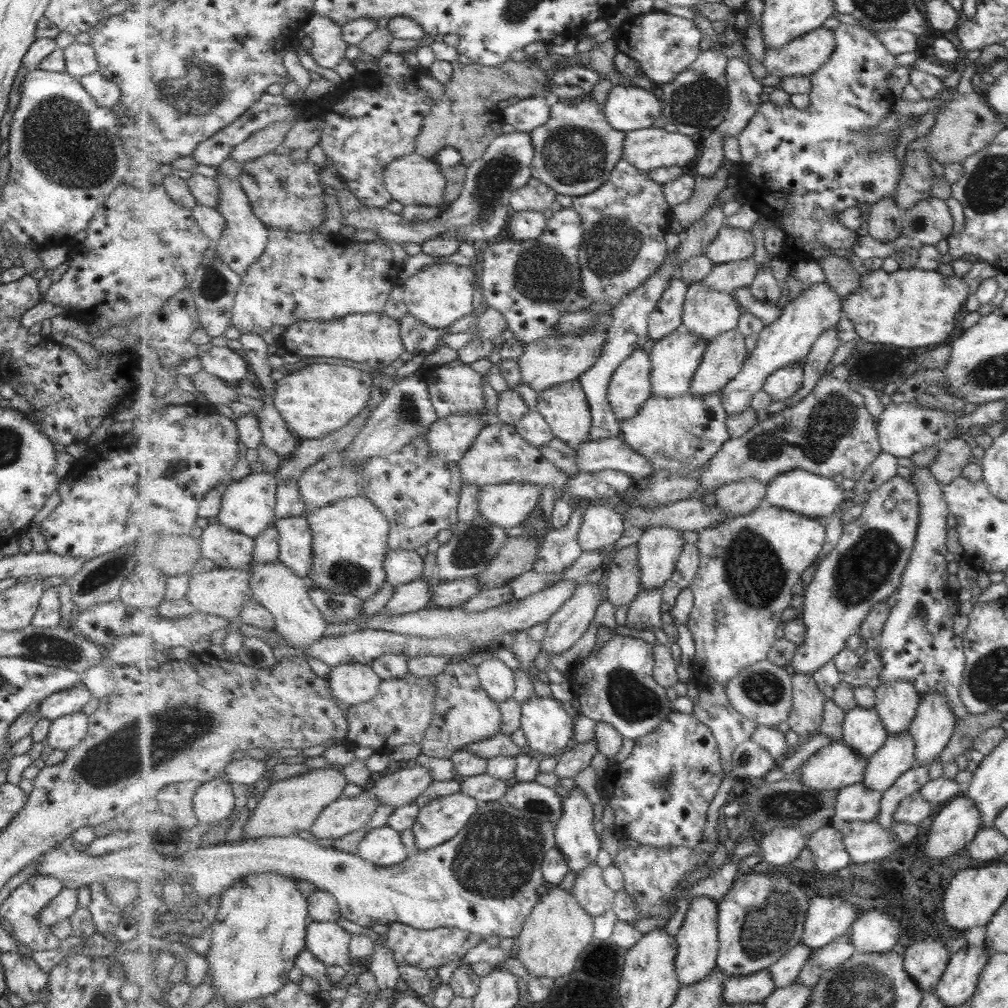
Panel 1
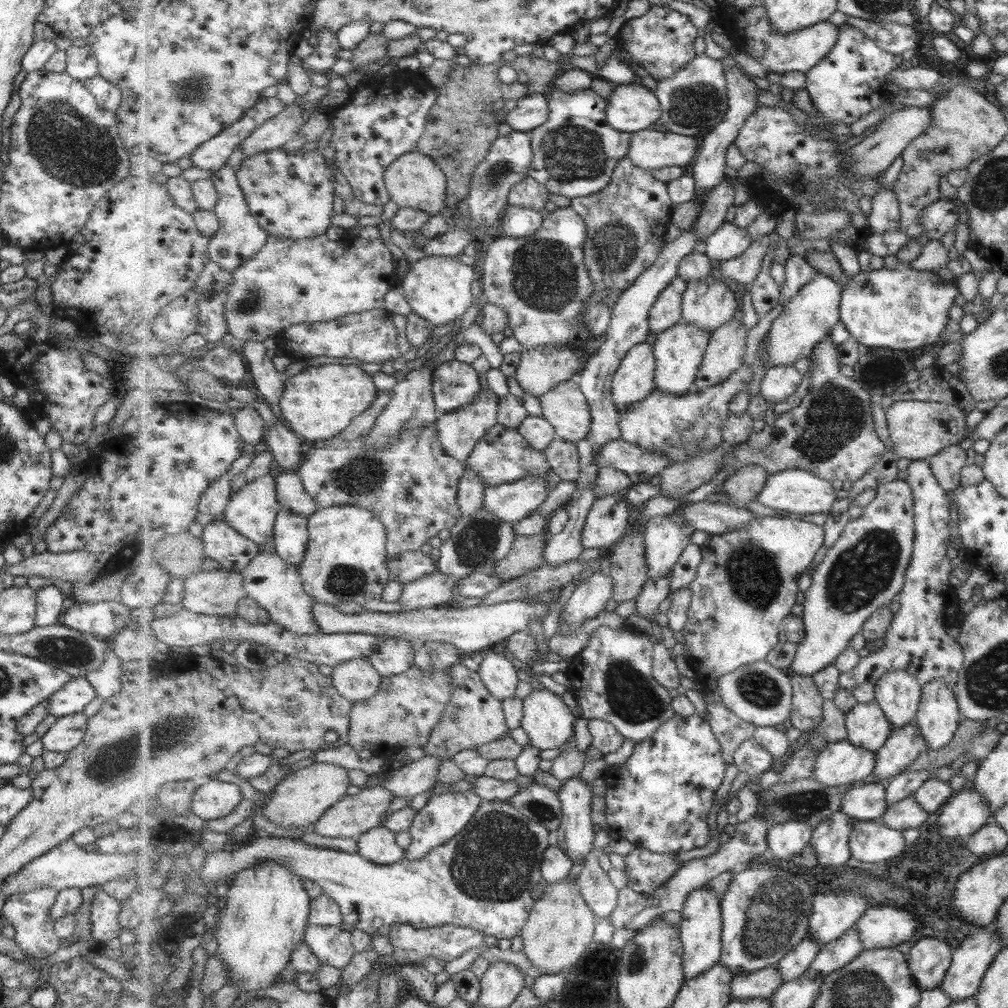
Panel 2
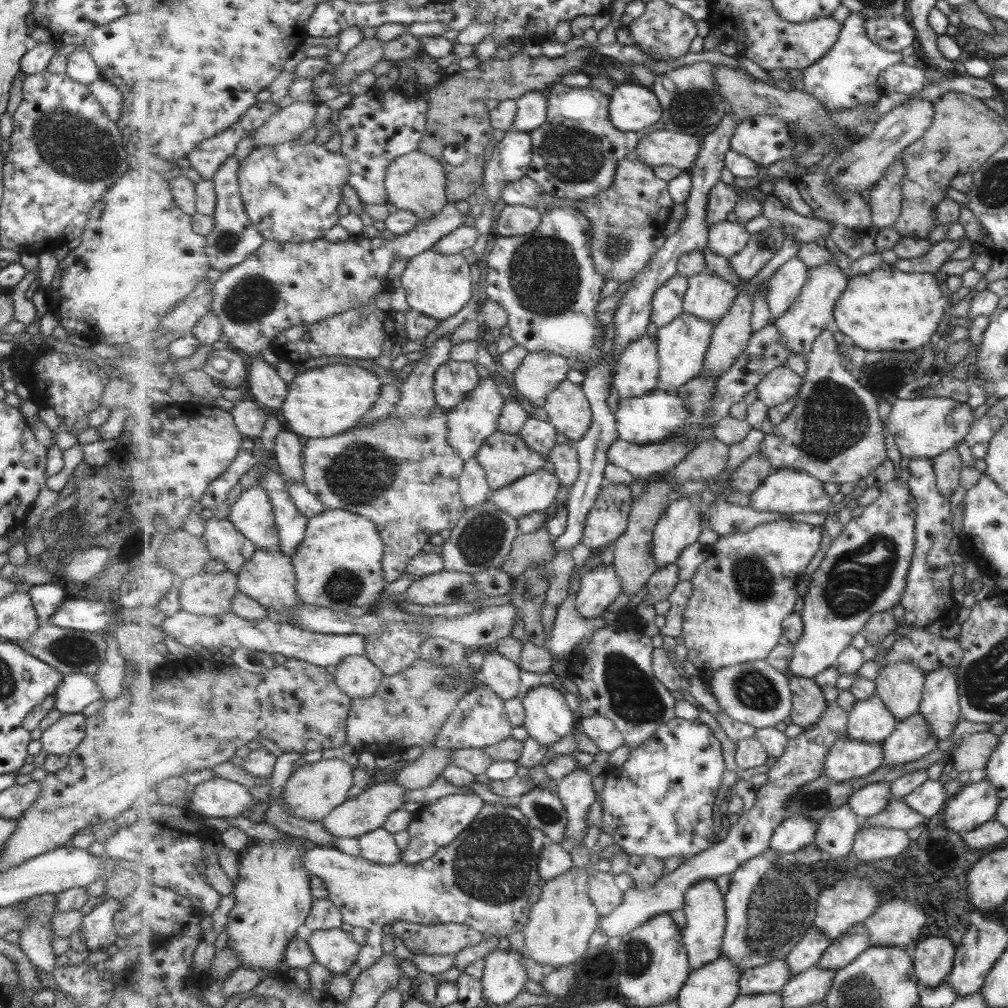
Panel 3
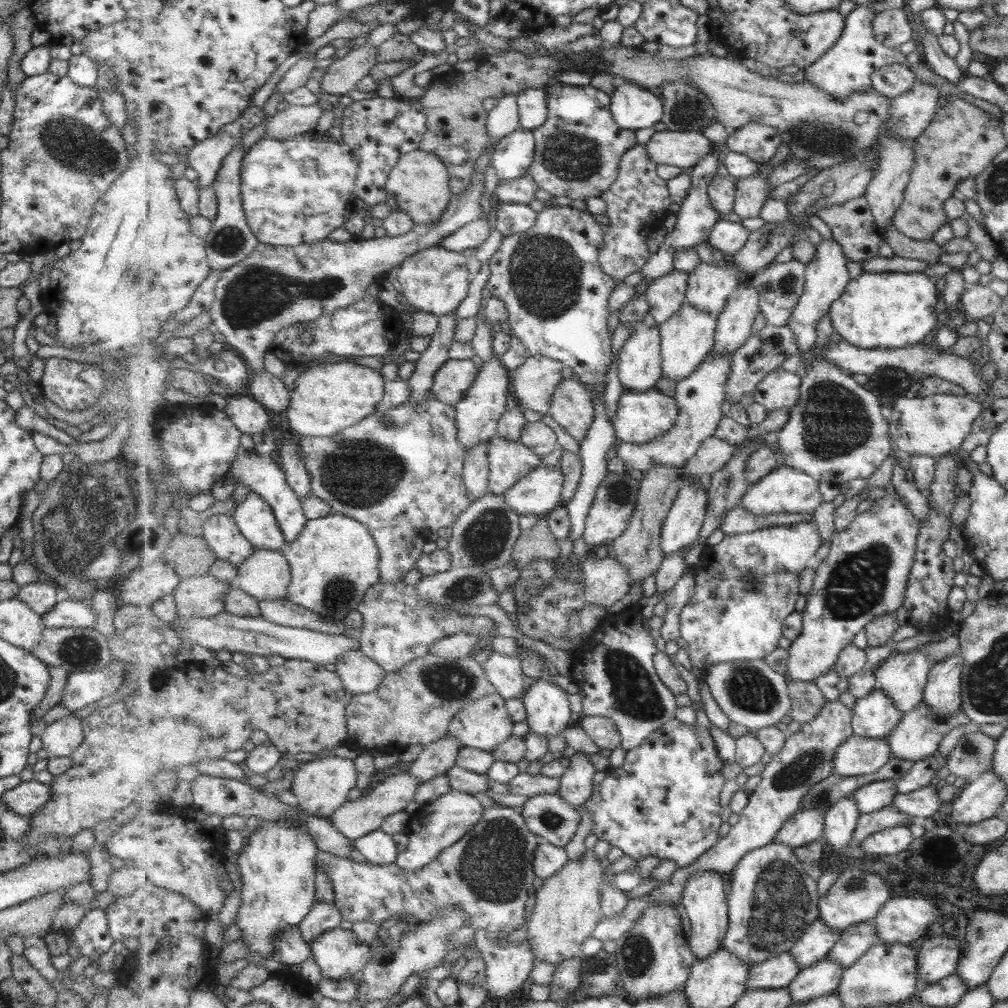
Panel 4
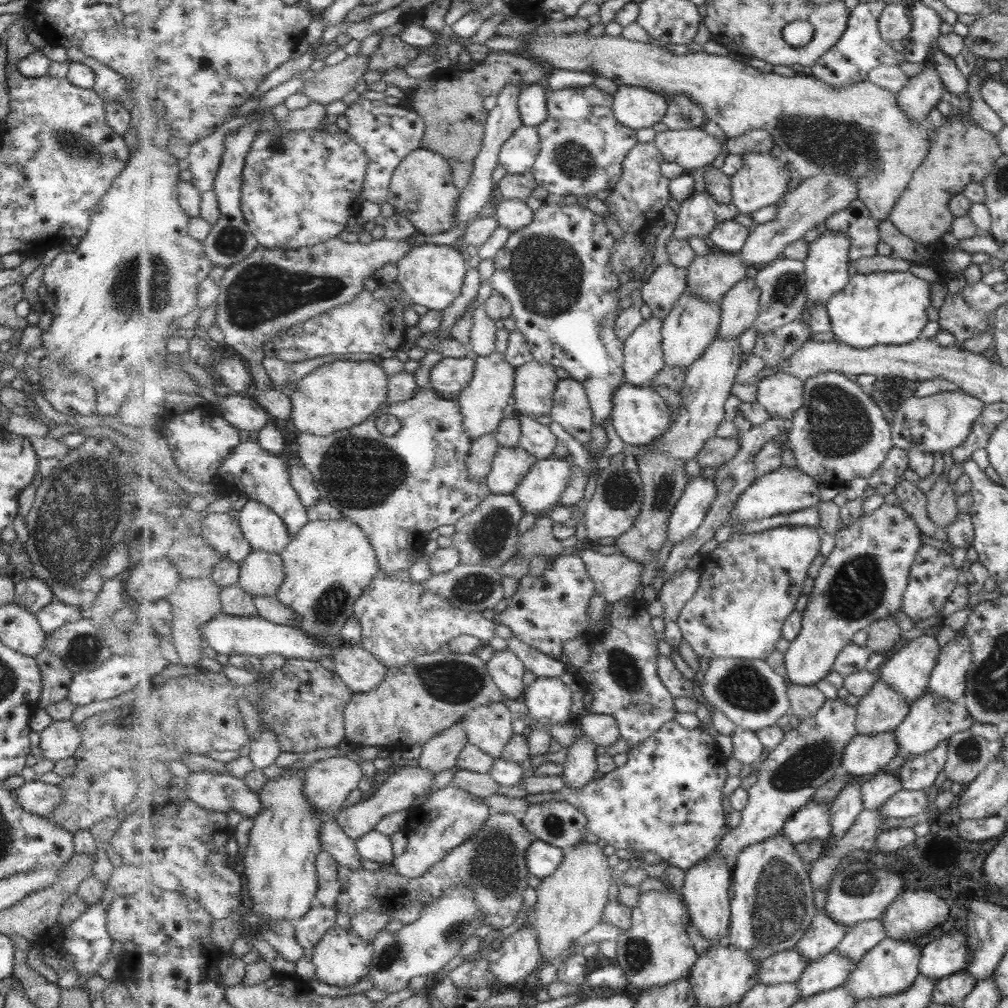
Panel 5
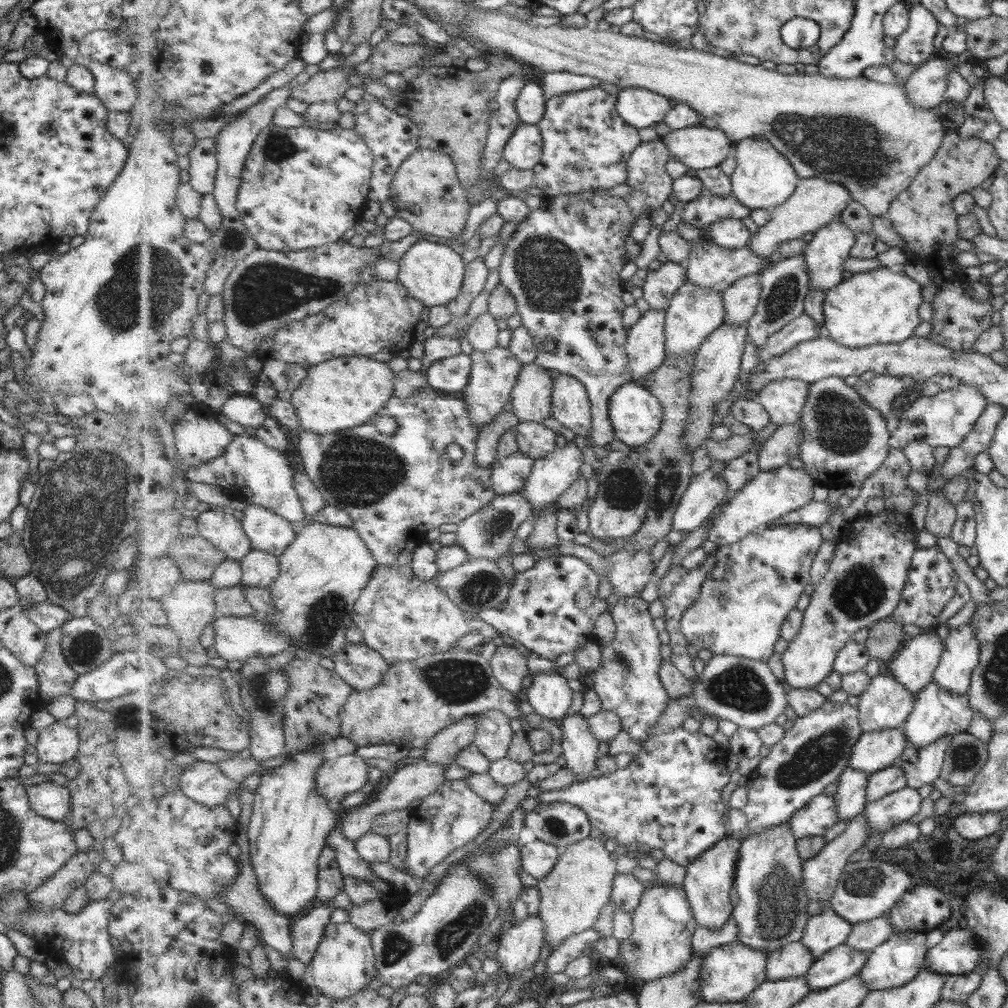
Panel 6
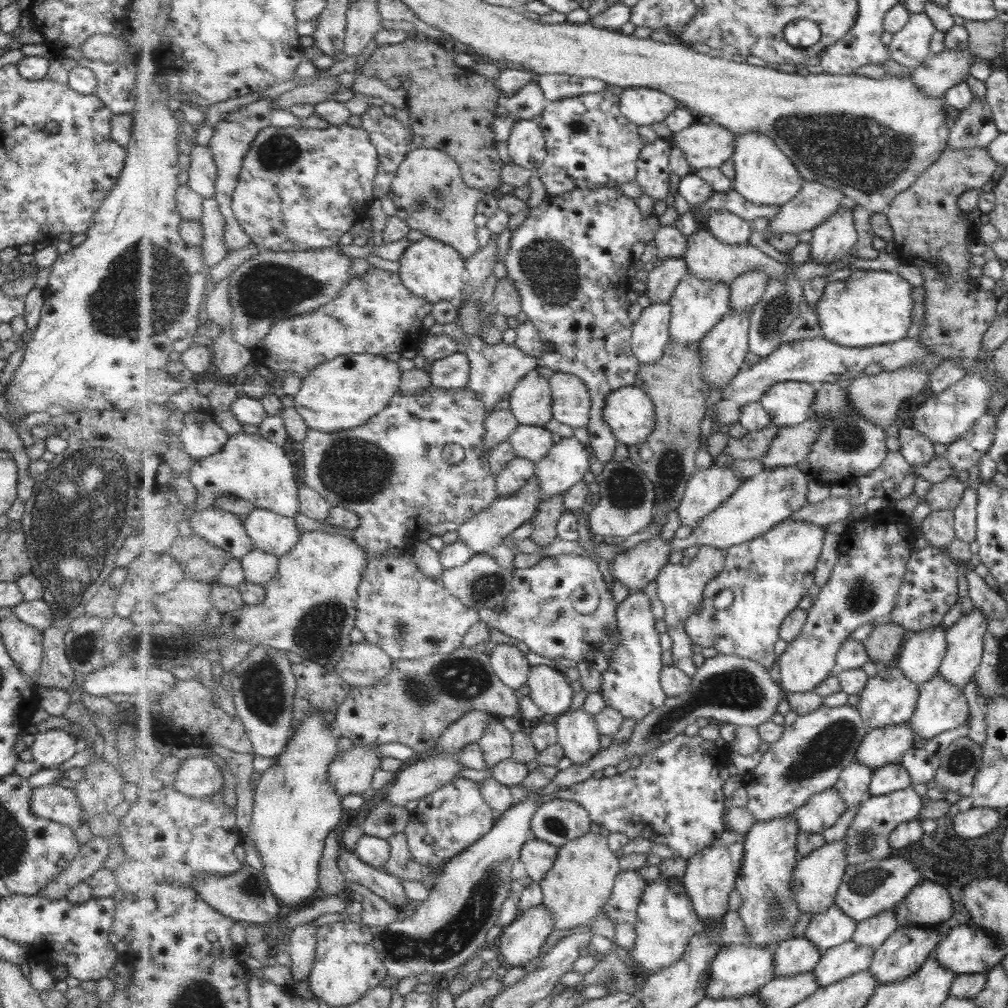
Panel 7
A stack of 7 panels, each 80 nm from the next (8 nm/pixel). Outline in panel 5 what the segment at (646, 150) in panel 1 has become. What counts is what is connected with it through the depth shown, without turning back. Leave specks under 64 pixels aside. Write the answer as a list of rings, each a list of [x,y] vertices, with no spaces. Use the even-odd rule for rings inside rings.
[[[670,130],[659,132],[653,142],[667,162],[676,162],[691,173],[713,164],[723,154],[723,141],[705,130]]]

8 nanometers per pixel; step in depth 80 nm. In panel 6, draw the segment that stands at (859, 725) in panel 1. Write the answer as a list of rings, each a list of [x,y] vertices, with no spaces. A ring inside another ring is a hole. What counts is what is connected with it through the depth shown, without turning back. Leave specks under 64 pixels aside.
[[[883,666],[860,696],[858,706],[864,732],[902,727],[915,708],[916,697]]]

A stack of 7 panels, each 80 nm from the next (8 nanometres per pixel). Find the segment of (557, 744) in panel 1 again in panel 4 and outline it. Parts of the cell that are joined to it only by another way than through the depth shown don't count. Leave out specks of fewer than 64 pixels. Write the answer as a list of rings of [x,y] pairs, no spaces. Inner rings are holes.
[[[549,677],[539,678],[527,687],[523,702],[528,712],[526,722],[529,730],[546,739],[561,734],[578,720],[571,712],[567,691],[560,684],[555,685]]]

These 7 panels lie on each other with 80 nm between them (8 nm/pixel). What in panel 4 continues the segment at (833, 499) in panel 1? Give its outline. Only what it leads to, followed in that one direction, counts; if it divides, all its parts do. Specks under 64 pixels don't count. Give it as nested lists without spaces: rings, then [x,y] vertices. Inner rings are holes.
[[[781,465],[771,475],[765,476],[761,482],[757,482],[753,488],[750,488],[742,498],[740,505],[757,516],[765,516],[781,512],[811,513],[819,508],[822,500],[819,482],[813,476]]]

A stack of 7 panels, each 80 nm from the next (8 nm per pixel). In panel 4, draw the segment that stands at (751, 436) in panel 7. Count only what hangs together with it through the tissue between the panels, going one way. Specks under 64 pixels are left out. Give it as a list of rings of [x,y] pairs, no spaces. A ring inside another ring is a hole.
[[[712,436],[702,444],[698,454],[688,460],[685,471],[691,477],[699,478],[702,474],[713,475],[721,471],[734,457],[735,445]]]

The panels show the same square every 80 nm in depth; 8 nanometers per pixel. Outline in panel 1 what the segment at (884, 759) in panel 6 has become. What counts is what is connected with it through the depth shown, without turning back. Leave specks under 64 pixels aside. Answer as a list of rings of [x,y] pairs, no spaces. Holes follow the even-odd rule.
[[[842,741],[831,742],[801,764],[799,780],[817,790],[841,790],[864,782],[868,760]]]

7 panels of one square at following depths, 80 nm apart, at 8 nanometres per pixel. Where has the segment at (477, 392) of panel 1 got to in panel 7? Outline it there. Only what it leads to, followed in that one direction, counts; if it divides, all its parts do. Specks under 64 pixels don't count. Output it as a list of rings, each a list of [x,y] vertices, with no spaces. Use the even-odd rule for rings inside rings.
[[[461,352],[433,362],[429,372],[432,385],[445,390],[468,387],[470,375],[471,362]]]

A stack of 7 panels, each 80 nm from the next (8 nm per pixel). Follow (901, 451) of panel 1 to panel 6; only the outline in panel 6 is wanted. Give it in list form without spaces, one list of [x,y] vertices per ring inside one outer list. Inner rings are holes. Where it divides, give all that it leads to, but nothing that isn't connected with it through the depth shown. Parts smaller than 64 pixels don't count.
[[[959,384],[937,392],[934,396],[922,396],[909,404],[909,408],[899,417],[899,426],[892,432],[890,445],[892,448],[904,449],[912,440],[925,441],[931,448],[945,446],[957,447],[974,428],[979,415],[986,409],[986,400],[973,385]]]

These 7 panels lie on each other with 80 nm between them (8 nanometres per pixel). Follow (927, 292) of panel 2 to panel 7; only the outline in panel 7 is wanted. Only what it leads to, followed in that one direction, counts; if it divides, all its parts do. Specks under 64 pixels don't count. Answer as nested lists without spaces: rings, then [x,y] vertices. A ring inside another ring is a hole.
[[[853,270],[843,280],[831,280],[816,304],[824,338],[853,349],[875,347],[907,339],[913,324],[913,286],[894,271]]]

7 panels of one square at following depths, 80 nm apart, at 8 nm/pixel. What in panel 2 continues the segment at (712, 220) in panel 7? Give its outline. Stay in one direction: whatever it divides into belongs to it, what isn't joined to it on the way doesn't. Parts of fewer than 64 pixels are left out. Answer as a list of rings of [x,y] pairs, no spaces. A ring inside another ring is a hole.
[[[725,222],[707,238],[704,253],[715,261],[731,260],[749,249],[752,240],[746,228]]]

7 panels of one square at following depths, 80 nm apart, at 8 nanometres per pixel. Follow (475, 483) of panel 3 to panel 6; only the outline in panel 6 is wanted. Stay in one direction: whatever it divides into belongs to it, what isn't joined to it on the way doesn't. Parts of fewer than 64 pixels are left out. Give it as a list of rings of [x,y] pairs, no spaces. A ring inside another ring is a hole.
[[[510,410],[503,412],[499,420],[486,424],[480,431],[478,447],[476,448],[479,468],[489,470],[498,458],[498,446],[501,437],[510,429],[516,428],[519,418]]]

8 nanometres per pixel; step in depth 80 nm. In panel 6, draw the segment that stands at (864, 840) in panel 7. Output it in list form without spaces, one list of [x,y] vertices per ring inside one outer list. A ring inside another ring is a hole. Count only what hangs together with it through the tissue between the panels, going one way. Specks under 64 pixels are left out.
[[[907,786],[881,800],[868,801],[863,815],[867,816],[871,825],[871,834],[887,833],[893,826],[919,814],[923,798],[916,788]]]

